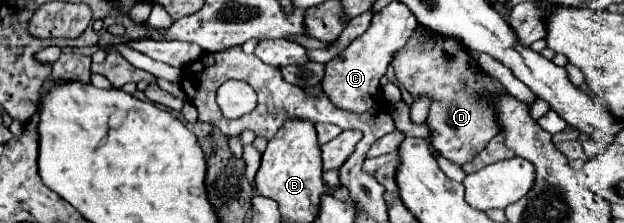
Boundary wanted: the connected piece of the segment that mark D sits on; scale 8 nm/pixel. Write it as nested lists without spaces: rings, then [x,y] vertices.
[[[414,31],[410,41],[394,53],[390,65],[394,67],[398,83],[402,83],[412,97],[426,95],[432,99],[426,123],[432,129],[430,145],[442,157],[456,165],[464,165],[500,133],[502,127],[496,117],[494,101],[496,97],[506,95],[506,89],[502,89],[486,71],[478,69],[478,63],[458,39],[446,35],[432,35],[428,39]]]

